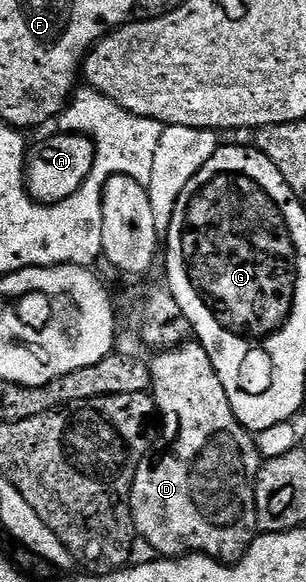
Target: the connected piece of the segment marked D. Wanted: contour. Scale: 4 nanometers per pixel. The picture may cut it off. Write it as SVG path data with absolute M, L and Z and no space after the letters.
M184 343L175 346L174 349L165 349L154 354L155 358L150 358L151 388L150 396L153 398L158 416L163 416L163 442L159 445L159 450L152 452L143 458L137 467L133 487L131 488L131 518L135 524L135 532L143 537L146 542L156 549L158 556L163 559L173 557L185 557L193 553L202 553L204 557L211 557L215 561L224 563L234 563L247 554L247 548L255 542L259 520L255 510L255 476L259 474L261 458L259 448L255 445L252 434L247 432L247 428L233 415L233 407L229 403L229 395L225 395L225 387L221 387L221 379L217 379L217 371L209 359L209 355L197 343Z

